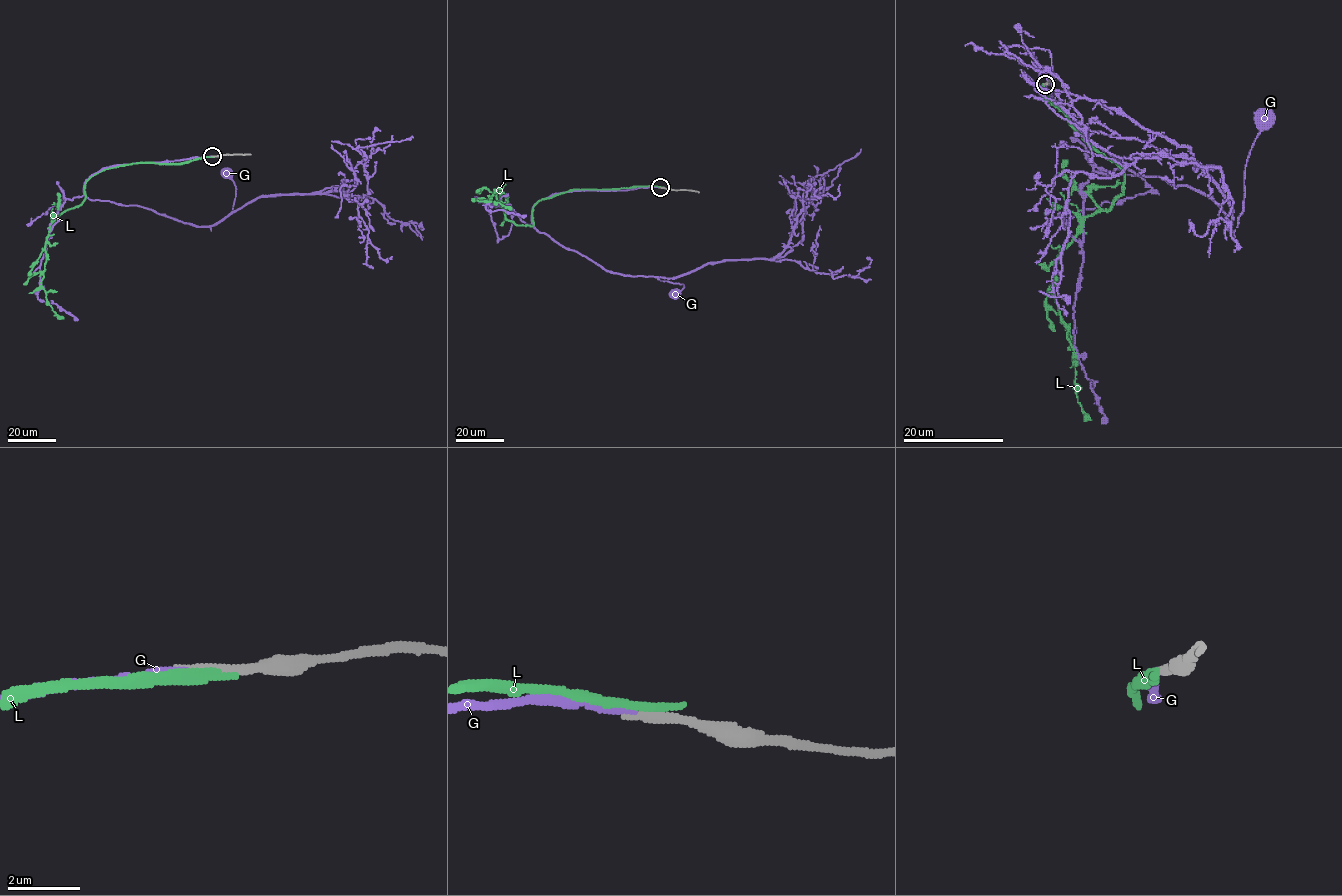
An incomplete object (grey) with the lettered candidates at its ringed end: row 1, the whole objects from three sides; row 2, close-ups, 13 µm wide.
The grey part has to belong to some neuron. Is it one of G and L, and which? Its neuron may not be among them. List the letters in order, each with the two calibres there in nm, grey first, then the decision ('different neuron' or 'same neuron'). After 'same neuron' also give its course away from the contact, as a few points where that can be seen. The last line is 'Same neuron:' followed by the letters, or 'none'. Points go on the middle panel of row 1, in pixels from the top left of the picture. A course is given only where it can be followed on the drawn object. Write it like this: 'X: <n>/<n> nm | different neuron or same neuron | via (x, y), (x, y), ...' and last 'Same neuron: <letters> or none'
G: 240/240 nm | same neuron | via (660, 187), (552, 194), (532, 207), (531, 222), (539, 232), (607, 270), (665, 277), (683, 284), (675, 293)
L: 320/360 nm | different neuron
Same neuron: G

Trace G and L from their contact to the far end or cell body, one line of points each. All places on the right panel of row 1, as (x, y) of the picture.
G: (1045, 83), (1085, 137), (1136, 174), (1209, 197), (1225, 212), (1229, 229), (1242, 212), (1245, 164), (1264, 117)
L: (1044, 83), (1046, 99), (1124, 174), (1124, 191), (1085, 218), (1056, 264), (1054, 297), (1090, 419)

